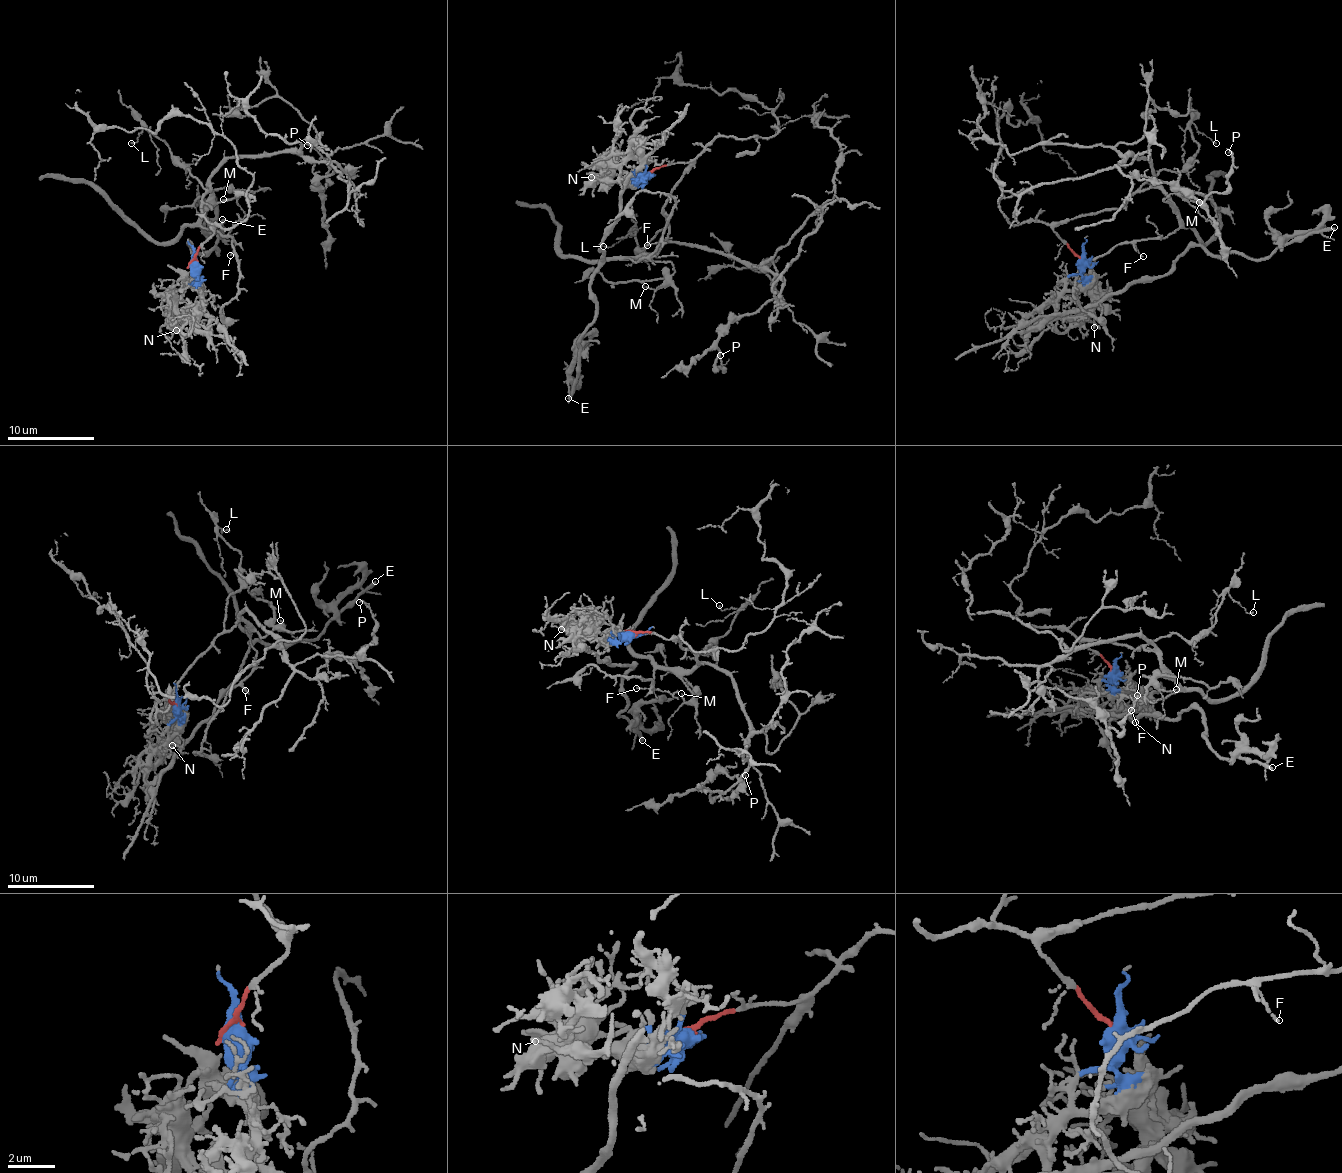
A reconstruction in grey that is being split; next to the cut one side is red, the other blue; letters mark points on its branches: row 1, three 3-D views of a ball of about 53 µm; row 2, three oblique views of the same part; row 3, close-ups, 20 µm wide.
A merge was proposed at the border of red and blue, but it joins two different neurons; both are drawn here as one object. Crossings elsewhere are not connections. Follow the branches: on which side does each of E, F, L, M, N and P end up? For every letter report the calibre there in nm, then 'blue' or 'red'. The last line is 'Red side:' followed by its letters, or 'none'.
E: 280 nm | blue
F: 90 nm | red
L: 100 nm | red
M: 110 nm | red
N: 170 nm | blue
P: 110 nm | red
Red side: F, L, M, P

